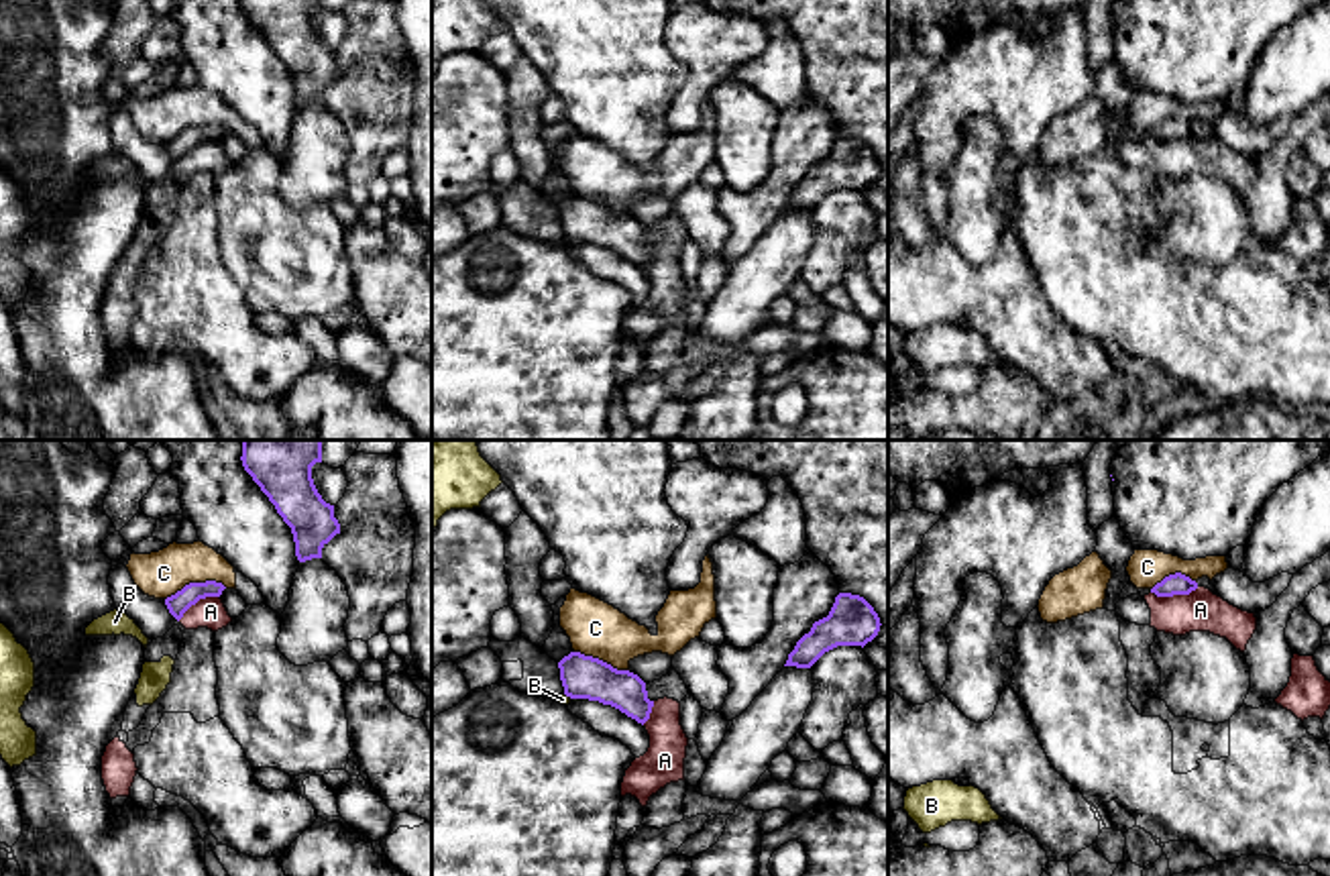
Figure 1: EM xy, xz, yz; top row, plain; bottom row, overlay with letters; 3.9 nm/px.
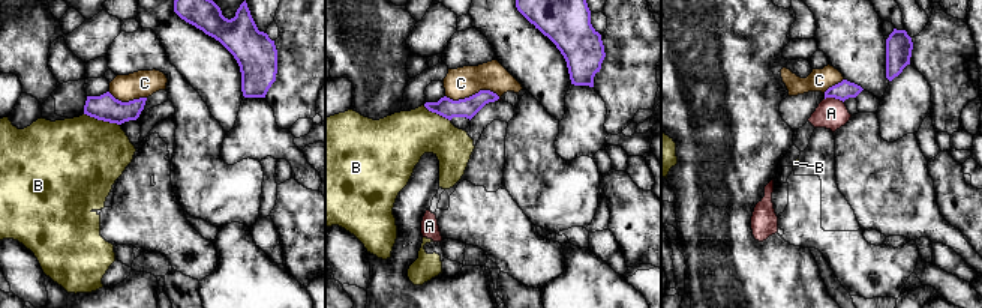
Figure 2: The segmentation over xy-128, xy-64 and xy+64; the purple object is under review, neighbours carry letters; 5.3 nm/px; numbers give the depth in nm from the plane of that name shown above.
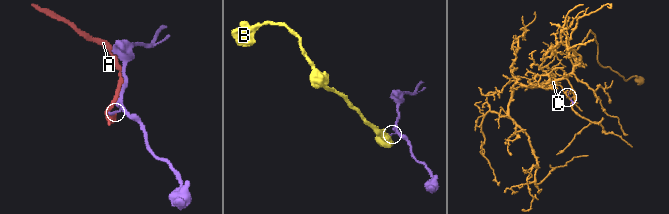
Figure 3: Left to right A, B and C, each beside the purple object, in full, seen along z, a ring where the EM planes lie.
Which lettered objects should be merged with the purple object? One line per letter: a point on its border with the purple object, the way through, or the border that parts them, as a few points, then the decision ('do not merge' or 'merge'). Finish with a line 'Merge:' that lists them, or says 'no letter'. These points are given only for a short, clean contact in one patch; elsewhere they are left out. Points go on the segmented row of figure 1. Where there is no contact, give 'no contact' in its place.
A: contact yz (1174, 593); border yz (1198, 587), (1188, 593), (1151, 593); do not merge
B: contact xz (569, 695); border xz (565, 693), (571, 697); do not merge
C: contact xy (196, 583); do not merge
Merge: no letter

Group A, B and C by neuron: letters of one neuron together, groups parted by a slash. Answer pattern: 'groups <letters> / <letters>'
groups A B / C

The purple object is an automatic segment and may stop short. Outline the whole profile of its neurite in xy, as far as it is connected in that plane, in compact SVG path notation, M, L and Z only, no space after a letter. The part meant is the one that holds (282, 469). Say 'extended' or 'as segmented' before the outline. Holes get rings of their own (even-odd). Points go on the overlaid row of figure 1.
as segmented; M242 440L240 460L244 471L291 528L297 560L322 558L322 548L340 534L334 505L322 499L312 479L312 467L322 462L322 440Z

